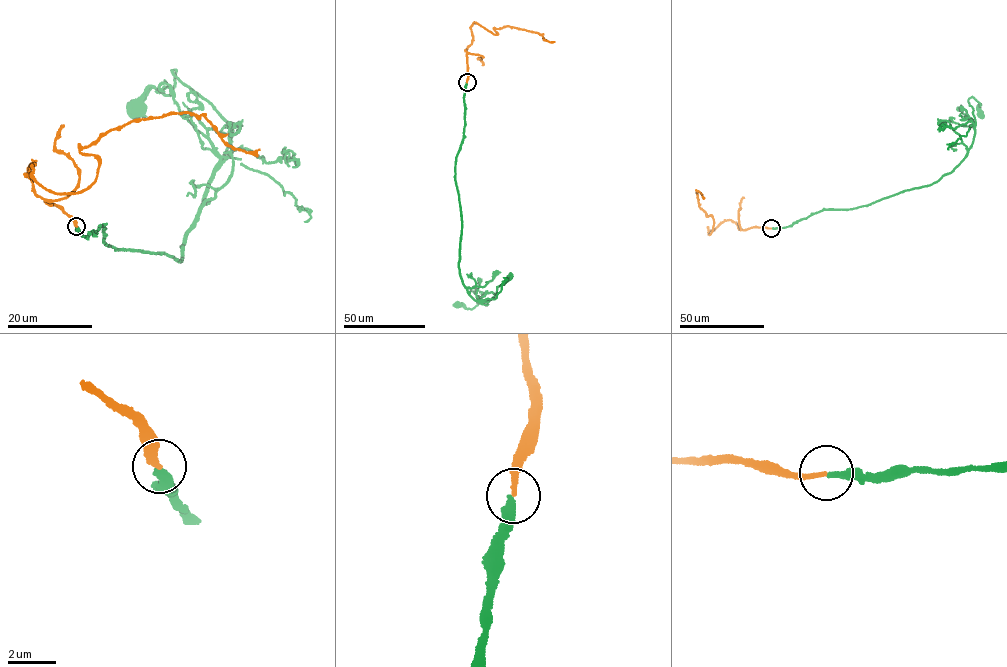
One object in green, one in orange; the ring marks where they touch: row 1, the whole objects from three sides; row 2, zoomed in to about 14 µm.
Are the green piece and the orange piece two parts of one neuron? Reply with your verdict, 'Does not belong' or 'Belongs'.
Belongs

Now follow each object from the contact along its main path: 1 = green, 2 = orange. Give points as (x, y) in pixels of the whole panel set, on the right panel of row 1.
1: (771, 228), (936, 182), (971, 145), (975, 123), (971, 97), (981, 105), (980, 114)
2: (771, 228), (740, 230), (728, 220), (709, 235), (712, 217), (706, 216), (699, 206), (696, 191), (702, 196)

